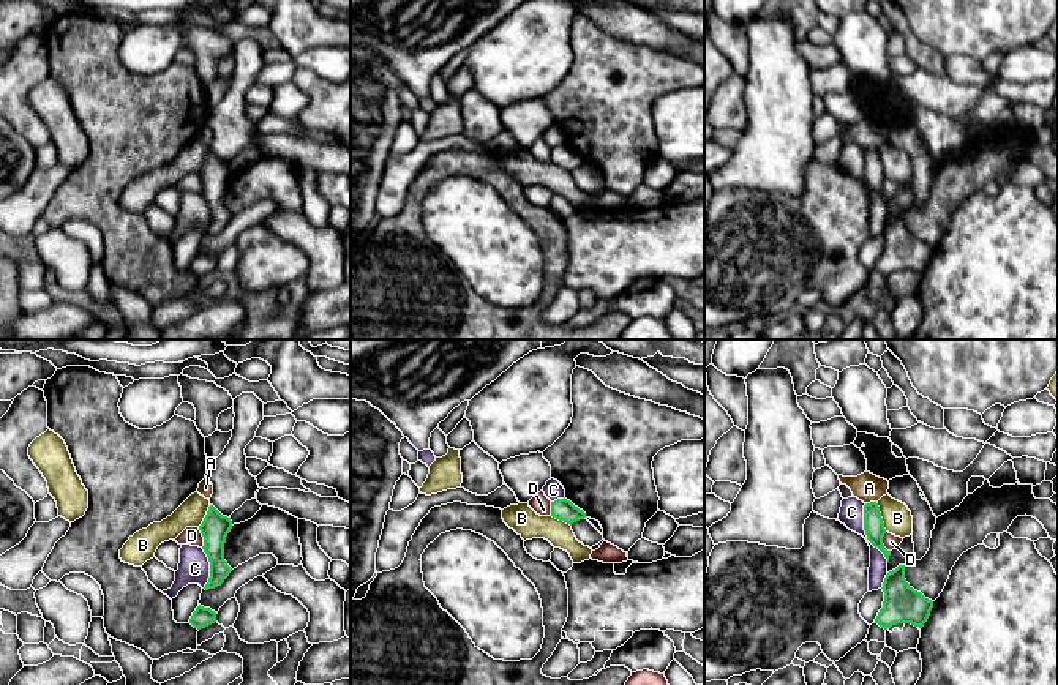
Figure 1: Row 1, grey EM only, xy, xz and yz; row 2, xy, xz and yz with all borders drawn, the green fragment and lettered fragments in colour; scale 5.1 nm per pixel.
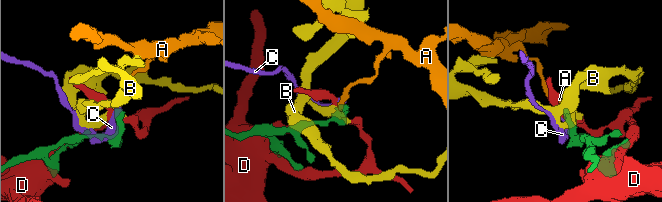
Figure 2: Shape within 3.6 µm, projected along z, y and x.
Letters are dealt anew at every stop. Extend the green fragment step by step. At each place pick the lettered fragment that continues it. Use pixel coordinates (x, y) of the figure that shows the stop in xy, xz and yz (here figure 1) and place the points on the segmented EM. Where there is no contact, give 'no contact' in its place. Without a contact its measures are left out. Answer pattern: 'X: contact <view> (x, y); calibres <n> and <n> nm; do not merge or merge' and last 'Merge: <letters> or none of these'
A: contact yz (870, 502); calibres 110 and 140 nm; do not merge
B: contact yz (880, 516); calibres 110 and 150 nm; do not merge
C: contact yz (866, 532); calibres 110 and 130 nm; do not merge
D: contact yz (881, 542); calibres 110 and 80 nm; do not merge
Merge: none of these

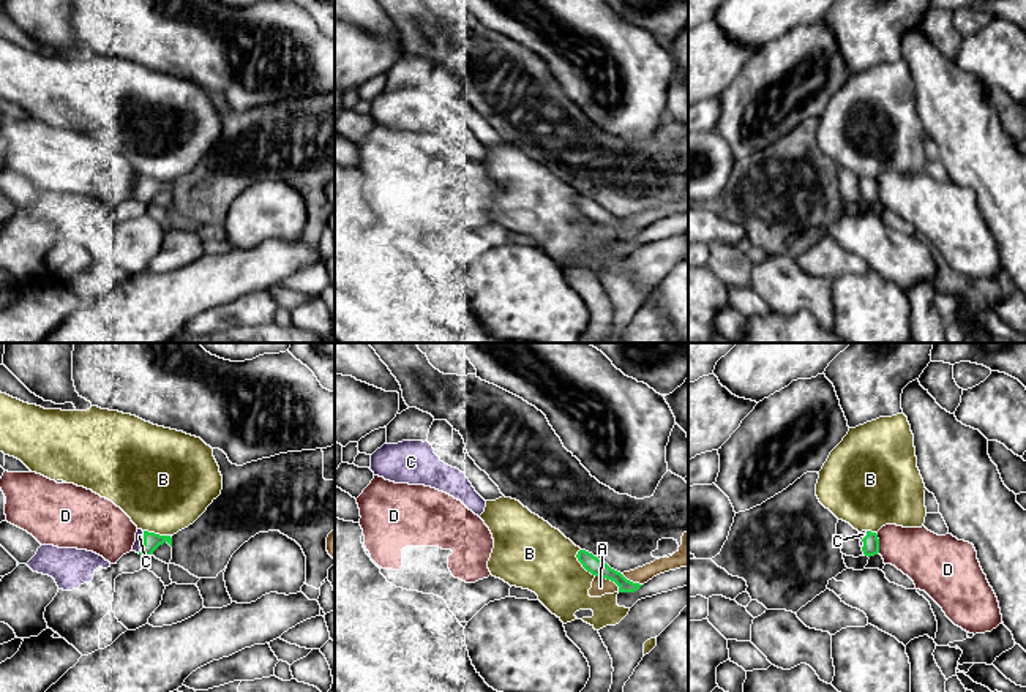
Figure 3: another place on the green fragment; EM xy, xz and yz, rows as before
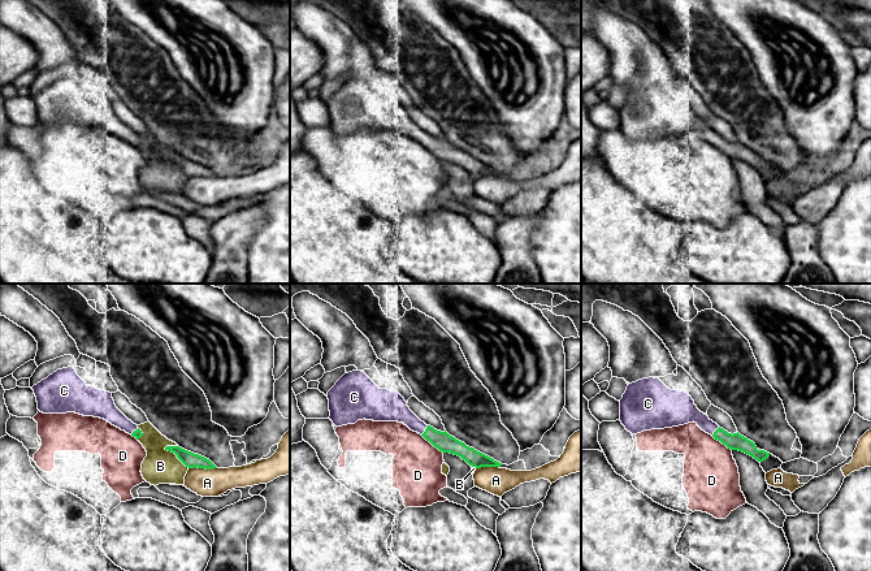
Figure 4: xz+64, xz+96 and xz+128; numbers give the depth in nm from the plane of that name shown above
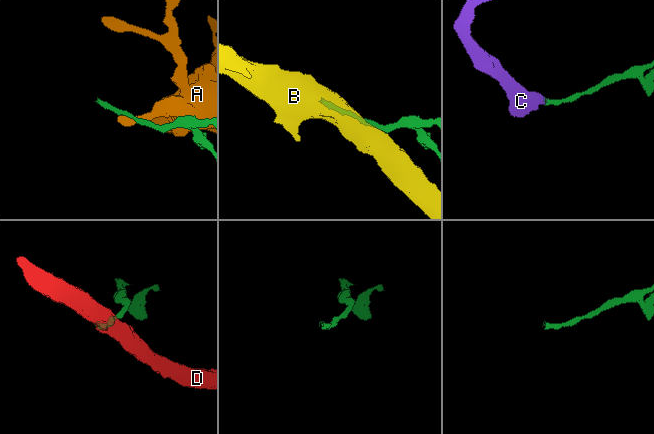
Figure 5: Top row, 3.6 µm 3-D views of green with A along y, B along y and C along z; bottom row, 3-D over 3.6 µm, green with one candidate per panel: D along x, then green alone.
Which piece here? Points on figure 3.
A: contact xz (610, 579); calibres 90 and 90 nm; do not merge
B: contact xz (581, 563); calibres 90 and 340 nm; do not merge
C: contact xy (144, 542); calibres 90 and 50 nm; merge
D: contact yz (878, 542); calibres 80 and 260 nm; do not merge
Merge: C

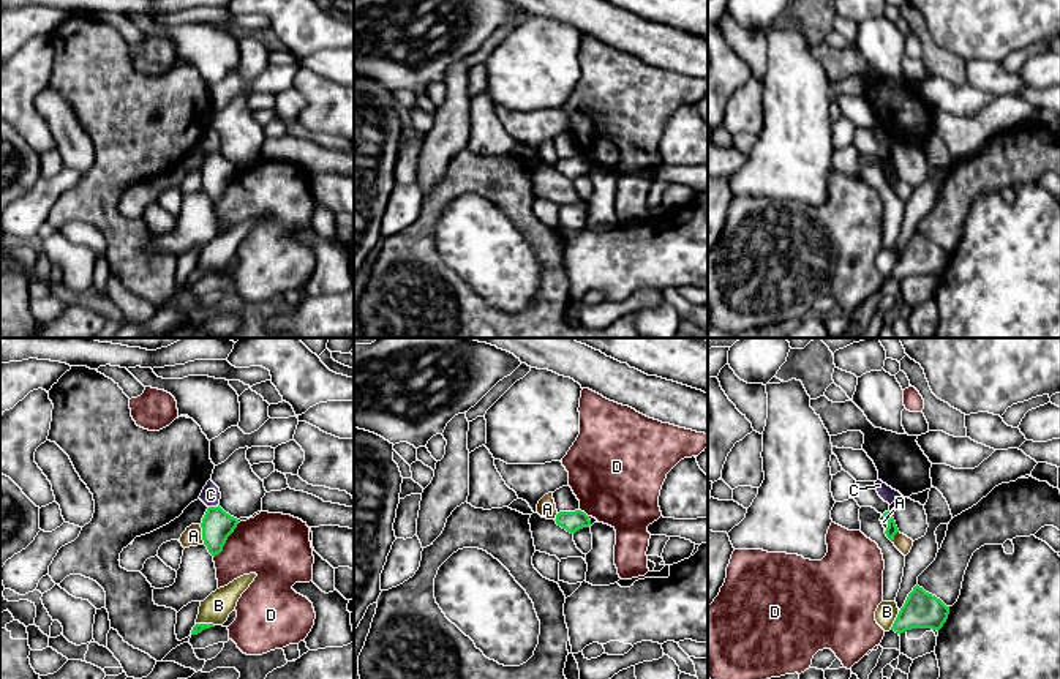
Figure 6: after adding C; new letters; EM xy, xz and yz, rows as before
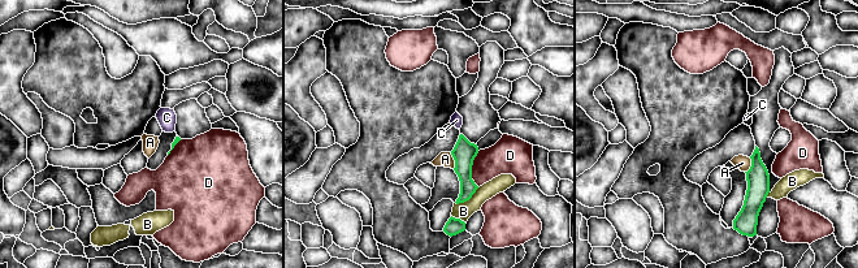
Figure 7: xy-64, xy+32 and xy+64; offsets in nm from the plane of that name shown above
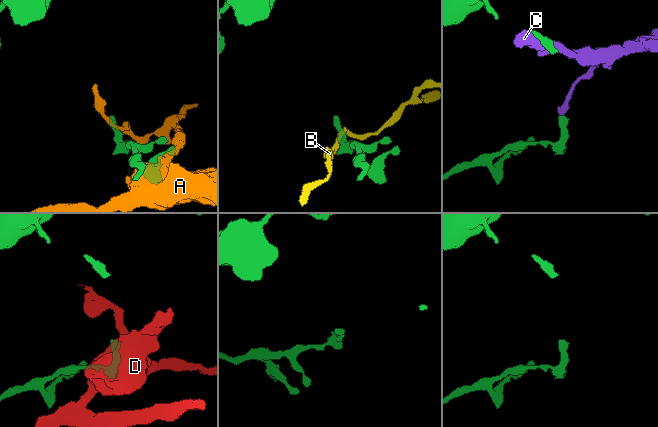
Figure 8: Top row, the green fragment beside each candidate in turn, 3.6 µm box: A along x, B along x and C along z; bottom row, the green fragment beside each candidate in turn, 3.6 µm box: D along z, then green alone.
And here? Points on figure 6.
A: contact xy (202, 534); calibres 160 and 100 nm; do not merge
B: contact xy (206, 624); calibres 50 and 150 nm; do not merge
C: contact xy (214, 507); calibres 160 and 100 nm; do not merge
D: contact xy (226, 539); calibres 160 and 340 nm; do not merge
Merge: none of these

